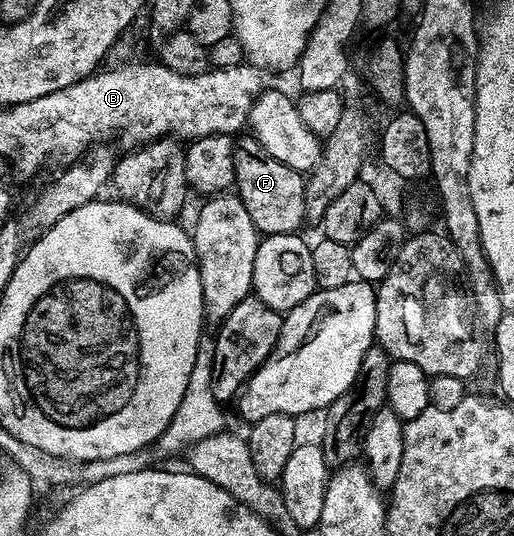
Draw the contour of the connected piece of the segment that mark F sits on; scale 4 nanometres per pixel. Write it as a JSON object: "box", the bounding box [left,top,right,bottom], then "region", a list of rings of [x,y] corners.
{"box":[230,134,305,236],"region":[[[251,134],[239,137],[236,149],[230,152],[232,158],[232,178],[234,191],[242,198],[242,206],[246,206],[246,214],[250,214],[250,222],[254,222],[257,233],[264,236],[299,233],[300,223],[305,223],[304,214],[304,182],[305,177],[295,172],[290,166],[278,162],[278,158],[270,158],[266,150]]]}

